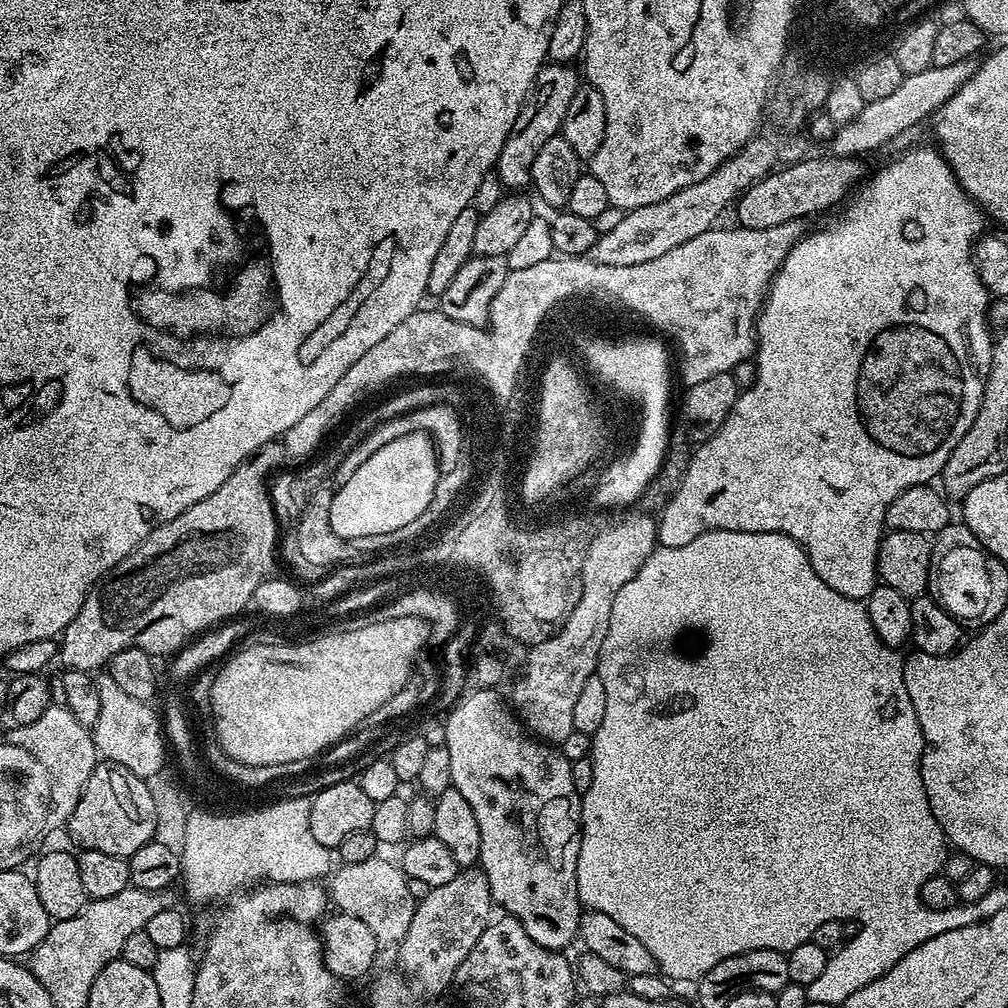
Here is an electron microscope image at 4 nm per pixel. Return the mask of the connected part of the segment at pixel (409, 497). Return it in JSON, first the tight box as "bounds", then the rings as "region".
{"bounds":[328,431,441,542],"region":[[[427,431],[411,432],[401,437],[394,438],[392,442],[387,442],[386,446],[382,446],[381,449],[374,451],[374,454],[370,455],[370,458],[366,462],[362,463],[354,474],[350,475],[350,478],[343,481],[339,485],[340,489],[335,489],[332,497],[332,505],[330,506],[330,518],[328,519],[328,525],[334,530],[334,534],[339,536],[341,540],[347,542],[357,542],[356,540],[363,541],[365,538],[369,538],[372,535],[390,535],[392,531],[398,530],[399,527],[406,526],[407,524],[413,524],[416,519],[430,506],[431,499],[434,498],[435,486],[441,476],[441,467],[438,463],[437,449],[434,447],[434,440]]]}

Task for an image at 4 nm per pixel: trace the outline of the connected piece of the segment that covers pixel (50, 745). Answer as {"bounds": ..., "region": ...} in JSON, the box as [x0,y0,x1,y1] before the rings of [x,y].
{"bounds":[12,706,98,812],"region":[[[49,706],[34,722],[12,729],[52,772],[60,772],[60,796],[56,796],[56,800],[64,800],[64,812],[72,812],[74,806],[78,806],[76,792],[82,794],[98,763],[96,743],[92,740],[91,731],[84,728],[68,708],[53,706]]]}

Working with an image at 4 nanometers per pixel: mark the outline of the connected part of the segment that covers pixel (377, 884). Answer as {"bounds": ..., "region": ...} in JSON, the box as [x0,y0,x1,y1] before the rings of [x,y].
{"bounds":[330,854,418,946],"region":[[[377,854],[369,860],[353,864],[341,863],[330,876],[330,900],[339,911],[366,922],[366,926],[374,930],[381,945],[396,946],[406,934],[406,930],[410,930],[410,922],[414,922],[418,896],[417,893],[412,893],[413,885],[402,869],[393,861],[391,864],[390,861],[383,860],[382,856]]]}

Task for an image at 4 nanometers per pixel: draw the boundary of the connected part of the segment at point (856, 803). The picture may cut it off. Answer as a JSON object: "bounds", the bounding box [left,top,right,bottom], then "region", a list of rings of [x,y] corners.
{"bounds":[576,530,1007,1006],"region":[[[718,530],[718,531],[717,531],[717,532],[703,532],[703,533],[702,533],[702,534],[701,534],[701,535],[700,535],[700,536],[699,536],[699,537],[698,537],[698,538],[694,538],[694,542],[686,542],[686,546],[674,546],[674,547],[673,547],[673,548],[661,548],[661,547],[657,547],[657,549],[656,549],[656,551],[654,551],[654,552],[652,552],[652,553],[651,553],[651,554],[650,554],[650,558],[649,558],[649,562],[648,562],[648,565],[647,565],[647,567],[646,567],[646,568],[644,568],[644,570],[643,570],[643,571],[642,571],[642,573],[640,573],[640,576],[637,576],[637,580],[633,580],[633,582],[632,582],[632,583],[631,583],[631,584],[628,584],[628,587],[627,587],[627,588],[624,588],[624,591],[623,591],[623,592],[622,592],[622,593],[621,593],[621,594],[620,594],[620,596],[619,596],[619,599],[618,599],[618,600],[616,600],[616,606],[615,606],[615,613],[614,613],[614,614],[613,614],[613,615],[612,615],[612,619],[611,619],[611,629],[610,629],[610,631],[609,631],[609,632],[608,632],[608,635],[607,635],[607,639],[606,639],[606,641],[607,641],[607,643],[606,643],[606,644],[605,644],[605,645],[604,645],[604,655],[603,655],[603,678],[604,678],[604,681],[602,681],[602,686],[606,686],[606,715],[604,715],[604,717],[602,717],[602,726],[601,726],[601,727],[600,727],[600,729],[598,729],[598,730],[597,730],[597,732],[596,732],[596,735],[595,735],[595,736],[593,736],[593,737],[592,737],[592,751],[591,751],[591,753],[590,753],[590,757],[591,757],[591,760],[592,760],[592,764],[593,764],[593,781],[592,781],[592,783],[591,783],[591,785],[590,785],[590,790],[587,790],[587,792],[586,792],[586,793],[584,793],[584,794],[583,794],[583,796],[582,796],[582,799],[581,799],[581,802],[580,802],[580,849],[579,849],[579,850],[578,850],[578,870],[577,870],[577,871],[576,871],[576,881],[577,881],[577,882],[578,882],[578,894],[579,894],[579,895],[580,895],[580,902],[581,902],[581,905],[583,905],[583,907],[584,907],[584,908],[585,908],[585,909],[588,909],[588,910],[591,910],[591,911],[594,911],[594,912],[601,912],[601,913],[602,913],[602,914],[606,914],[606,915],[607,915],[607,916],[609,916],[609,917],[610,917],[610,918],[614,918],[614,922],[618,922],[618,923],[619,923],[619,924],[620,924],[620,925],[621,925],[621,926],[623,926],[623,928],[625,928],[625,929],[626,929],[626,930],[630,930],[630,934],[634,934],[634,938],[638,938],[638,942],[642,942],[642,946],[646,946],[646,950],[650,950],[650,954],[651,954],[651,955],[652,955],[652,956],[653,956],[653,958],[655,958],[655,960],[656,960],[656,965],[657,965],[657,967],[658,967],[658,968],[659,968],[659,971],[660,971],[660,972],[661,972],[661,973],[663,973],[663,975],[664,975],[664,976],[665,976],[665,977],[668,977],[668,978],[671,978],[671,979],[672,979],[672,980],[673,980],[673,978],[674,978],[674,979],[676,979],[676,980],[692,980],[692,981],[691,981],[691,982],[696,982],[696,981],[699,981],[699,979],[700,979],[700,977],[701,977],[701,976],[704,976],[704,975],[706,975],[706,973],[708,973],[708,972],[709,972],[709,971],[710,971],[710,970],[714,970],[714,966],[718,966],[718,962],[722,962],[722,961],[723,961],[723,960],[725,960],[725,959],[726,959],[726,958],[734,958],[734,957],[735,957],[735,956],[737,956],[737,955],[738,955],[738,954],[746,954],[746,953],[747,953],[747,952],[753,952],[753,951],[754,951],[754,950],[778,950],[778,951],[779,951],[779,952],[783,952],[783,953],[785,953],[785,954],[787,954],[787,953],[789,953],[789,952],[792,952],[792,951],[793,951],[793,950],[795,950],[795,949],[796,949],[796,948],[797,948],[797,947],[798,947],[798,946],[802,946],[802,945],[803,945],[803,944],[806,944],[806,943],[809,943],[809,941],[811,941],[811,939],[812,939],[812,935],[813,935],[813,934],[814,934],[814,930],[818,930],[818,926],[822,926],[822,922],[834,922],[834,921],[835,921],[835,920],[838,920],[838,921],[841,921],[841,922],[843,922],[843,921],[846,921],[846,920],[850,920],[850,919],[860,919],[860,920],[861,920],[861,921],[862,921],[862,922],[863,922],[863,923],[864,923],[864,925],[863,925],[863,926],[862,926],[862,934],[860,934],[860,935],[858,935],[858,936],[857,936],[857,937],[856,937],[856,938],[854,938],[854,939],[853,939],[853,940],[849,940],[849,941],[847,941],[847,943],[845,943],[845,944],[844,944],[844,945],[843,945],[843,947],[841,947],[841,948],[840,948],[840,949],[839,949],[839,951],[837,951],[837,952],[836,952],[836,953],[835,953],[835,954],[832,954],[832,955],[829,955],[829,957],[828,957],[828,965],[827,965],[827,966],[826,966],[826,970],[822,970],[822,975],[821,975],[821,976],[820,976],[820,977],[819,977],[819,978],[817,978],[817,979],[816,979],[816,980],[815,980],[815,982],[813,982],[813,983],[812,983],[812,984],[809,984],[809,985],[807,985],[807,990],[808,990],[808,1001],[814,1001],[814,1002],[826,1002],[826,1003],[827,1003],[827,1004],[829,1004],[829,1005],[830,1005],[830,1006],[839,1006],[839,1005],[840,1005],[840,1004],[841,1004],[841,1002],[842,1002],[842,1001],[845,1001],[845,1000],[846,1000],[846,998],[848,998],[848,997],[849,997],[849,996],[851,996],[851,995],[852,995],[852,994],[854,994],[854,992],[855,992],[855,991],[857,991],[857,990],[862,990],[862,986],[870,986],[870,982],[874,982],[874,981],[875,981],[875,980],[877,980],[877,979],[878,979],[878,978],[882,978],[882,977],[883,977],[883,976],[884,976],[884,975],[885,975],[885,974],[886,974],[886,973],[887,973],[887,972],[888,972],[888,971],[889,971],[889,970],[890,970],[890,966],[894,966],[894,965],[895,965],[895,964],[897,964],[897,963],[898,963],[898,961],[899,961],[899,960],[901,960],[901,959],[902,959],[902,958],[906,958],[906,954],[907,954],[907,953],[908,953],[908,951],[909,951],[909,950],[911,950],[911,949],[912,949],[912,948],[916,948],[916,947],[917,947],[917,946],[919,946],[919,944],[922,944],[922,943],[924,943],[924,941],[925,941],[925,940],[929,940],[929,939],[930,939],[930,938],[938,938],[938,934],[946,934],[946,930],[962,930],[962,926],[970,926],[970,925],[971,925],[971,924],[977,924],[977,922],[979,922],[979,921],[980,921],[980,920],[989,920],[989,918],[991,918],[991,917],[992,917],[992,916],[993,916],[993,915],[994,915],[994,914],[998,914],[998,910],[1006,910],[1006,909],[1007,909],[1007,906],[1006,906],[1006,905],[1004,905],[1004,904],[992,904],[992,900],[988,900],[988,904],[982,904],[982,903],[980,903],[980,902],[979,902],[979,901],[978,901],[978,903],[976,903],[976,904],[965,904],[965,903],[963,903],[963,902],[961,902],[961,903],[959,903],[959,904],[957,904],[957,905],[956,905],[956,907],[954,907],[954,908],[950,908],[950,909],[944,909],[944,910],[936,910],[936,909],[930,909],[930,908],[928,908],[928,907],[927,907],[927,905],[925,905],[925,904],[924,904],[924,902],[923,902],[923,899],[922,899],[922,898],[921,898],[921,896],[920,896],[920,891],[921,891],[921,890],[922,890],[922,886],[923,886],[923,883],[924,883],[924,882],[926,882],[926,880],[927,880],[927,879],[930,879],[930,877],[932,877],[932,876],[934,876],[934,875],[937,875],[937,873],[939,873],[939,872],[940,872],[940,871],[941,871],[941,869],[943,869],[943,867],[944,867],[944,861],[945,861],[945,857],[946,857],[946,841],[945,841],[945,839],[944,839],[944,832],[943,832],[943,831],[942,831],[942,830],[941,830],[941,829],[940,829],[940,827],[939,827],[939,826],[938,826],[938,818],[934,818],[934,810],[930,810],[930,802],[929,802],[929,801],[928,801],[928,799],[927,799],[927,798],[926,798],[926,786],[922,786],[922,774],[921,774],[921,773],[920,773],[920,759],[921,759],[921,758],[922,758],[922,754],[923,754],[923,753],[924,753],[924,735],[923,735],[923,734],[922,734],[922,730],[921,730],[921,729],[920,729],[920,723],[919,723],[919,722],[918,722],[918,714],[914,714],[914,702],[910,702],[910,694],[906,694],[906,682],[905,682],[905,681],[904,681],[904,660],[903,660],[903,659],[902,659],[902,656],[900,656],[900,655],[901,655],[901,653],[900,653],[900,652],[899,652],[899,651],[897,651],[897,649],[894,649],[894,648],[891,648],[891,647],[890,647],[890,646],[886,646],[886,645],[885,645],[885,644],[884,644],[884,643],[883,643],[883,642],[881,642],[881,641],[880,641],[880,639],[879,639],[879,638],[877,638],[877,637],[876,637],[876,635],[875,635],[875,634],[874,634],[874,626],[870,626],[870,618],[869,618],[869,617],[868,617],[868,609],[867,609],[867,607],[865,607],[865,605],[864,605],[864,604],[863,604],[863,603],[861,603],[861,601],[859,601],[859,600],[851,600],[851,599],[850,599],[850,598],[846,598],[846,597],[845,597],[845,596],[843,596],[843,595],[842,595],[842,594],[838,594],[838,590],[834,590],[834,589],[833,589],[833,588],[831,588],[831,587],[830,587],[830,586],[826,586],[826,582],[822,582],[822,578],[821,578],[821,577],[820,577],[820,575],[818,575],[818,574],[817,574],[817,572],[816,572],[816,571],[815,571],[815,570],[814,570],[814,566],[813,566],[813,565],[812,565],[812,564],[811,564],[811,563],[810,563],[810,562],[809,562],[809,561],[808,561],[808,556],[807,556],[807,554],[805,554],[805,552],[804,552],[804,550],[803,550],[803,548],[801,548],[801,546],[800,546],[800,544],[799,544],[799,543],[798,543],[798,542],[797,542],[797,540],[791,540],[791,539],[790,539],[790,538],[789,538],[789,537],[788,537],[788,536],[787,536],[787,535],[786,535],[786,534],[782,534],[782,533],[781,533],[781,532],[735,532],[735,531],[734,531],[734,530]]]}

